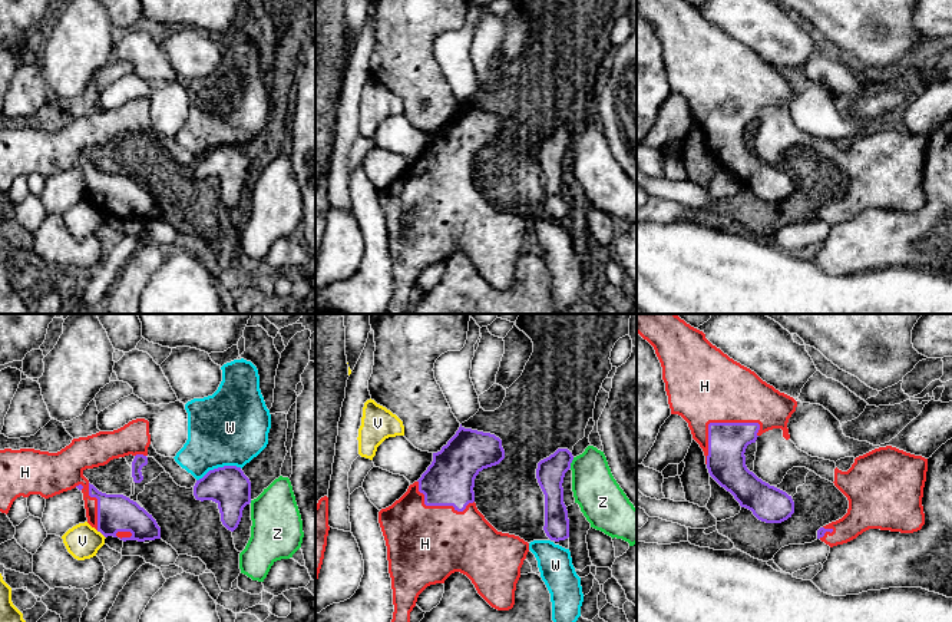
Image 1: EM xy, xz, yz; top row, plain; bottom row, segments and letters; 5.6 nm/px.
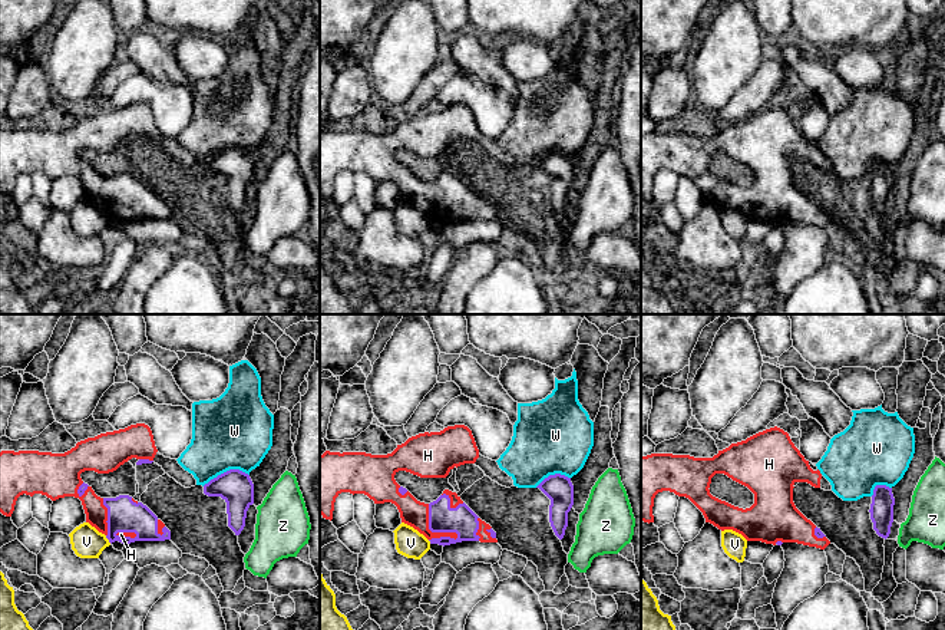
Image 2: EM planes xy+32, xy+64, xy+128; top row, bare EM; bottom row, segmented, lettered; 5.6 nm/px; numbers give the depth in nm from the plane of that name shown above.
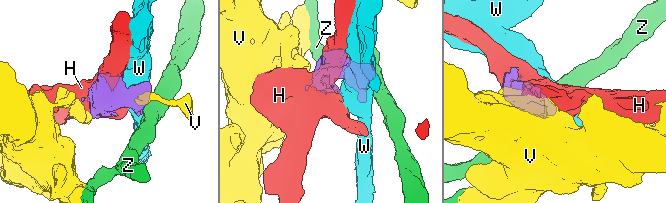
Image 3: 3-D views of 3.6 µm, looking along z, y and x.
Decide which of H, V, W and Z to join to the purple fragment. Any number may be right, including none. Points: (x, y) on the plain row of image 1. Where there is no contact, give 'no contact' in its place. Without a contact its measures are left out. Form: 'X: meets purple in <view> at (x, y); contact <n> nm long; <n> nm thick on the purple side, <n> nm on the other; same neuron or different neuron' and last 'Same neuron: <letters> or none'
H: meets purple in yz at (714, 102); contact 380 nm long; 220 nm thick on the purple side, 420 nm on the other; same neuron
V: meets purple in xy at (101, 211); contact 70 nm long; 200 nm thick on the purple side, 190 nm on the other; different neuron
W: meets purple in xy at (218, 146); contact 260 nm long; 220 nm thick on the purple side, 420 nm on the other; different neuron
Z: meets purple in xz at (571, 141); contact 70 nm long; 160 nm thick on the purple side, 260 nm on the other; different neuron
Same neuron: H

